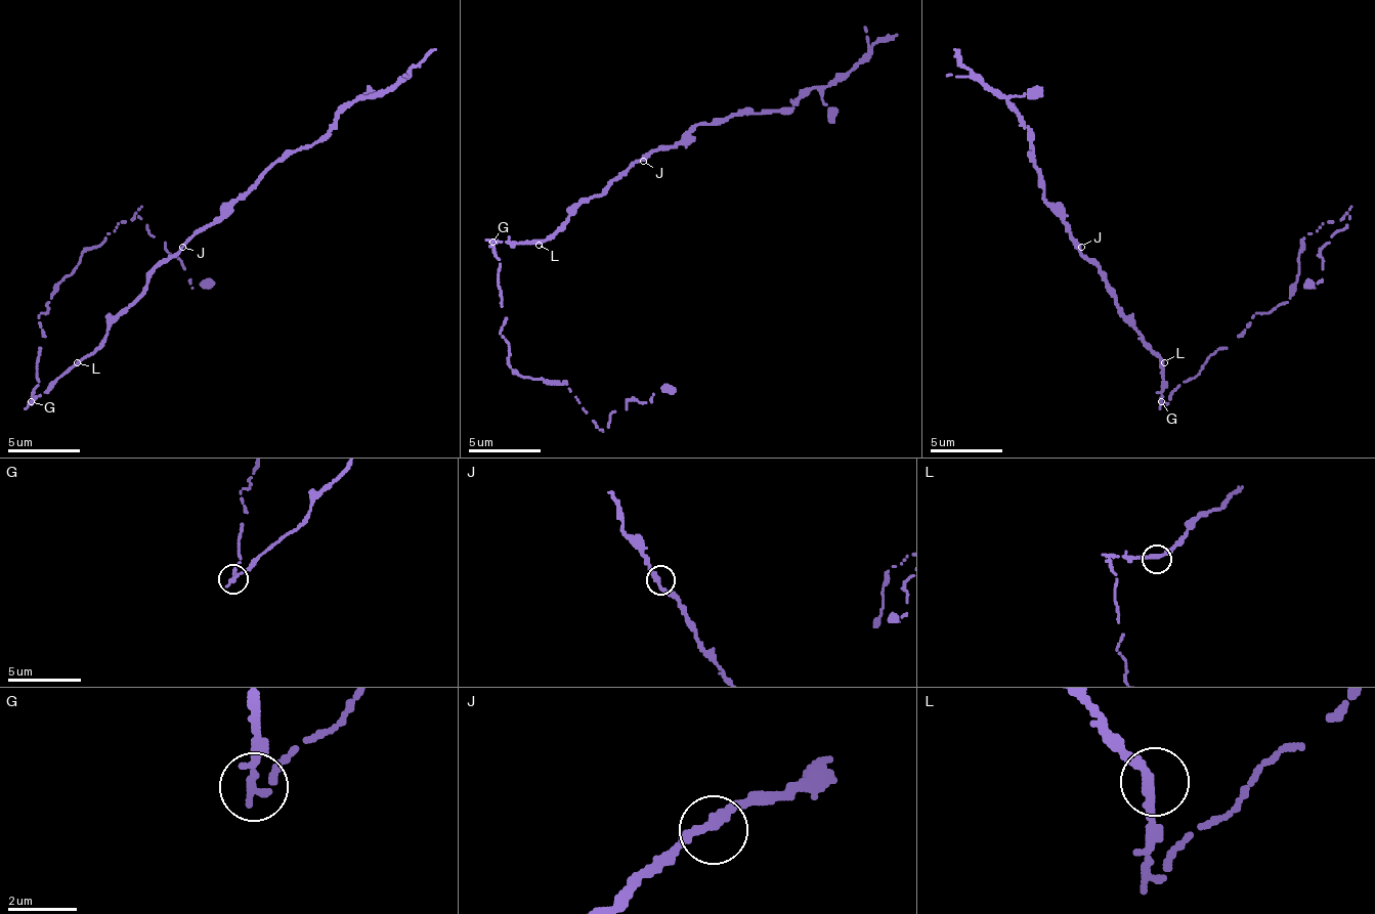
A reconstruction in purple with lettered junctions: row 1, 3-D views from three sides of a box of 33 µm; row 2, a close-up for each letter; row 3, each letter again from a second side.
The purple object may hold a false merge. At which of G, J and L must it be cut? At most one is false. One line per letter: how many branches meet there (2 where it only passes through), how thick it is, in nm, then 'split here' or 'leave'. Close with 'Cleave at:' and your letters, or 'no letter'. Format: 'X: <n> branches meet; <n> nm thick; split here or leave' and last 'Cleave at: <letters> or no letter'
G: 2 branches meet; 220 nm thick; split here
J: 2 branches meet; 280 nm thick; leave
L: 2 branches meet; 240 nm thick; leave
Cleave at: G

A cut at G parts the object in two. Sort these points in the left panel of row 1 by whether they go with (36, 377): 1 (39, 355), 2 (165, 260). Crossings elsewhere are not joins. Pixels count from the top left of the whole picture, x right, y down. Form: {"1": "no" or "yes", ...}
{"1": "yes", "2": "no"}

